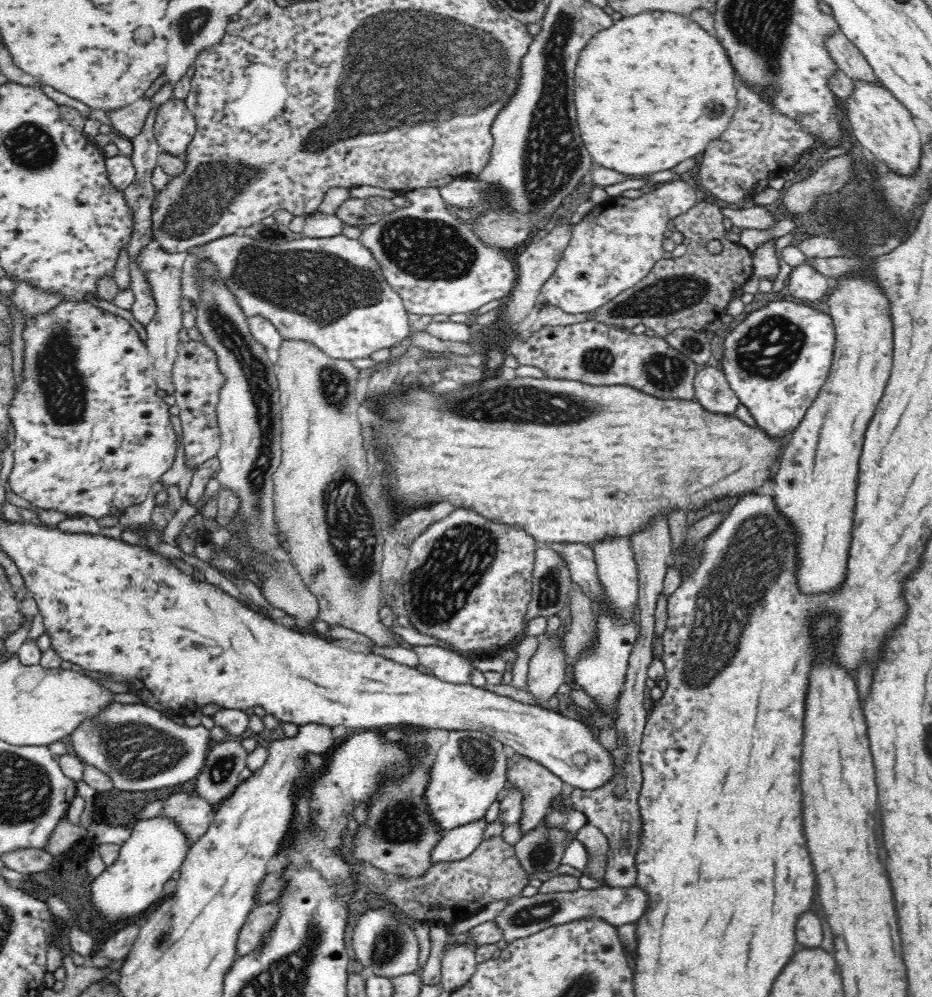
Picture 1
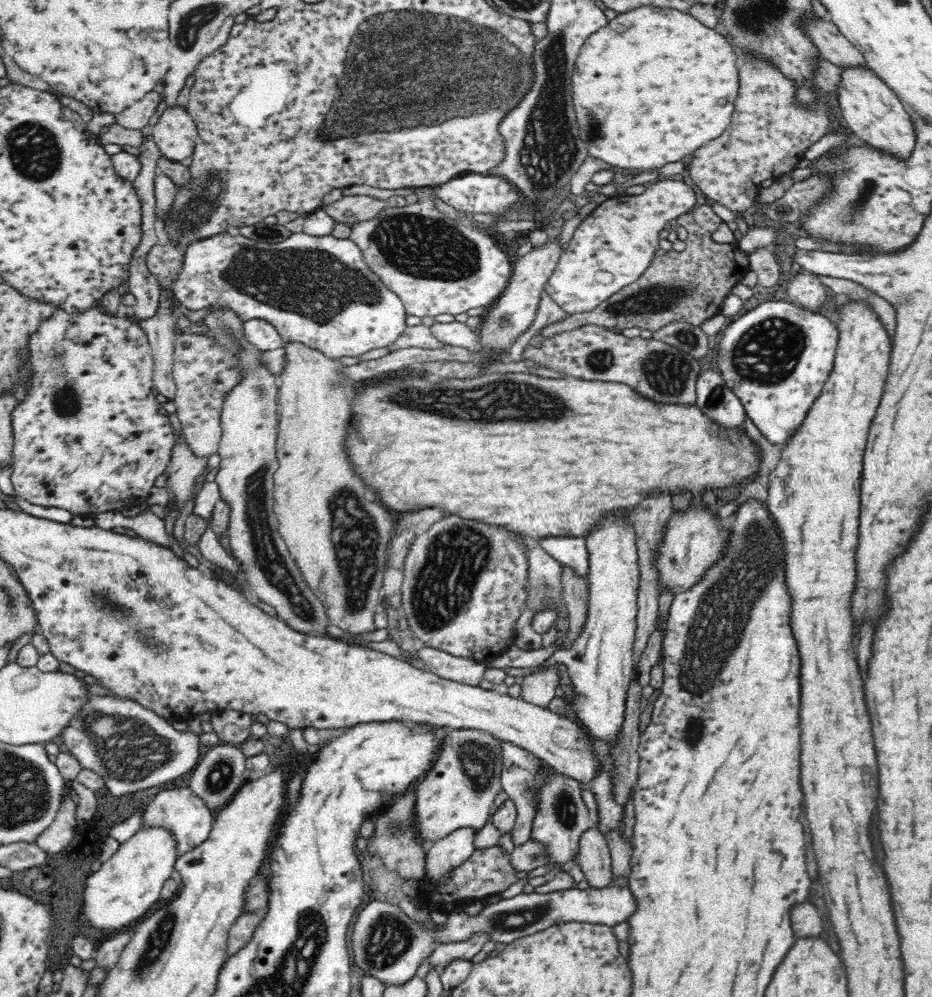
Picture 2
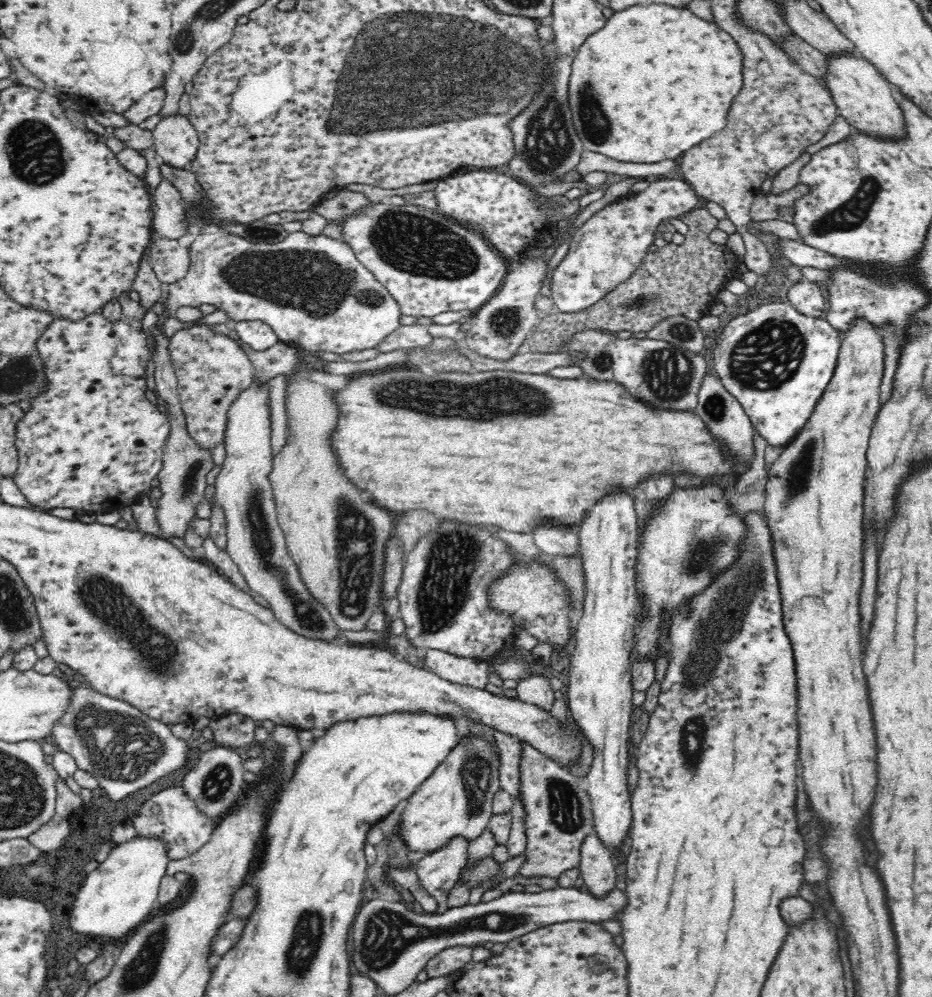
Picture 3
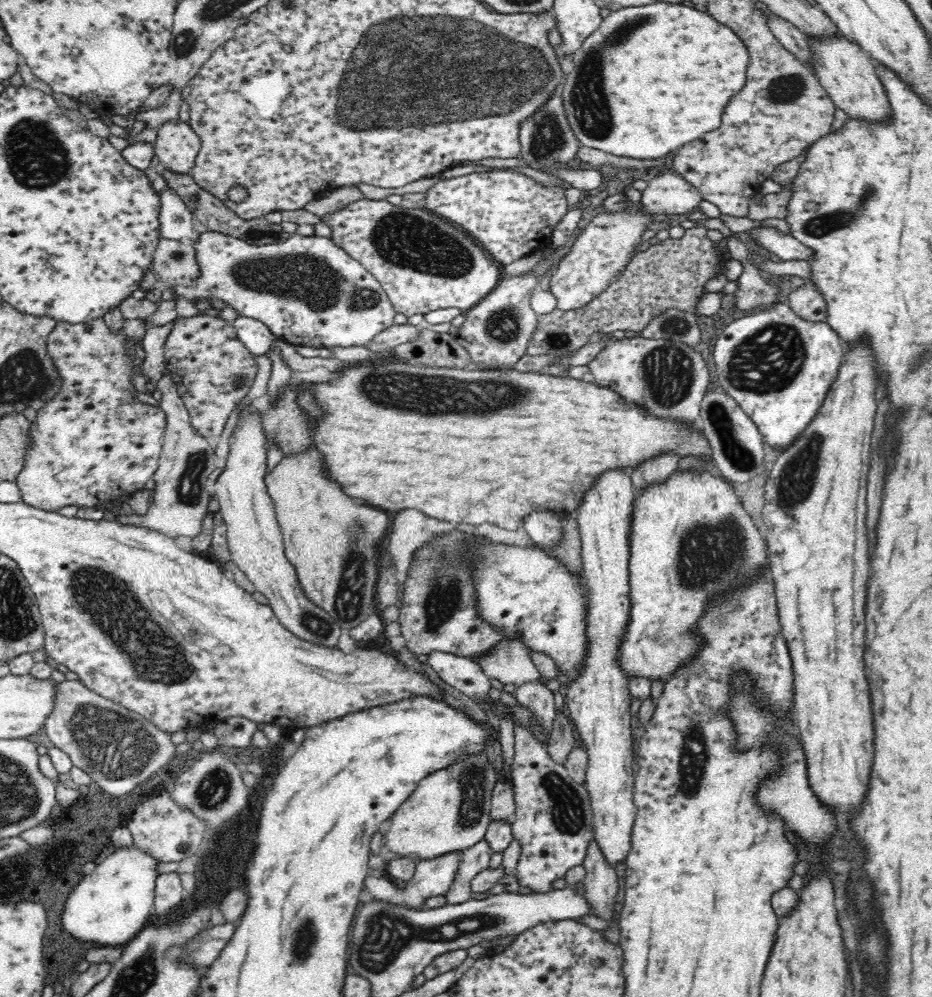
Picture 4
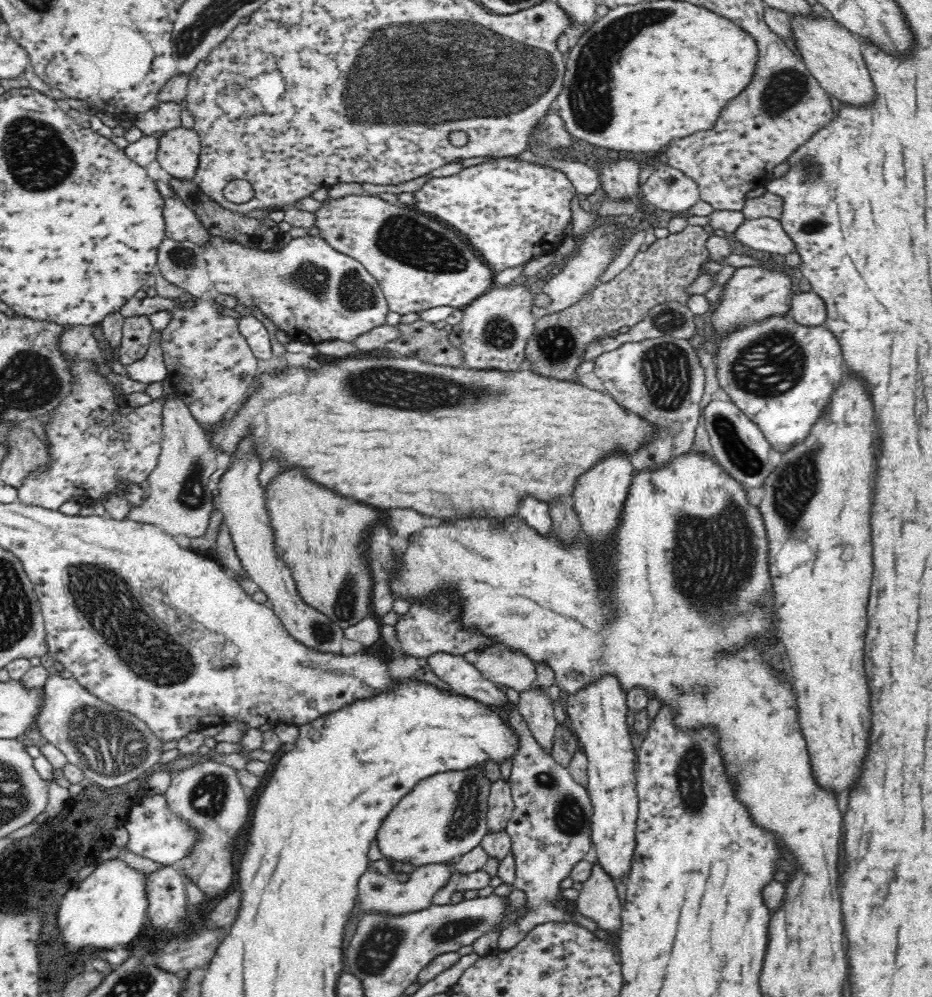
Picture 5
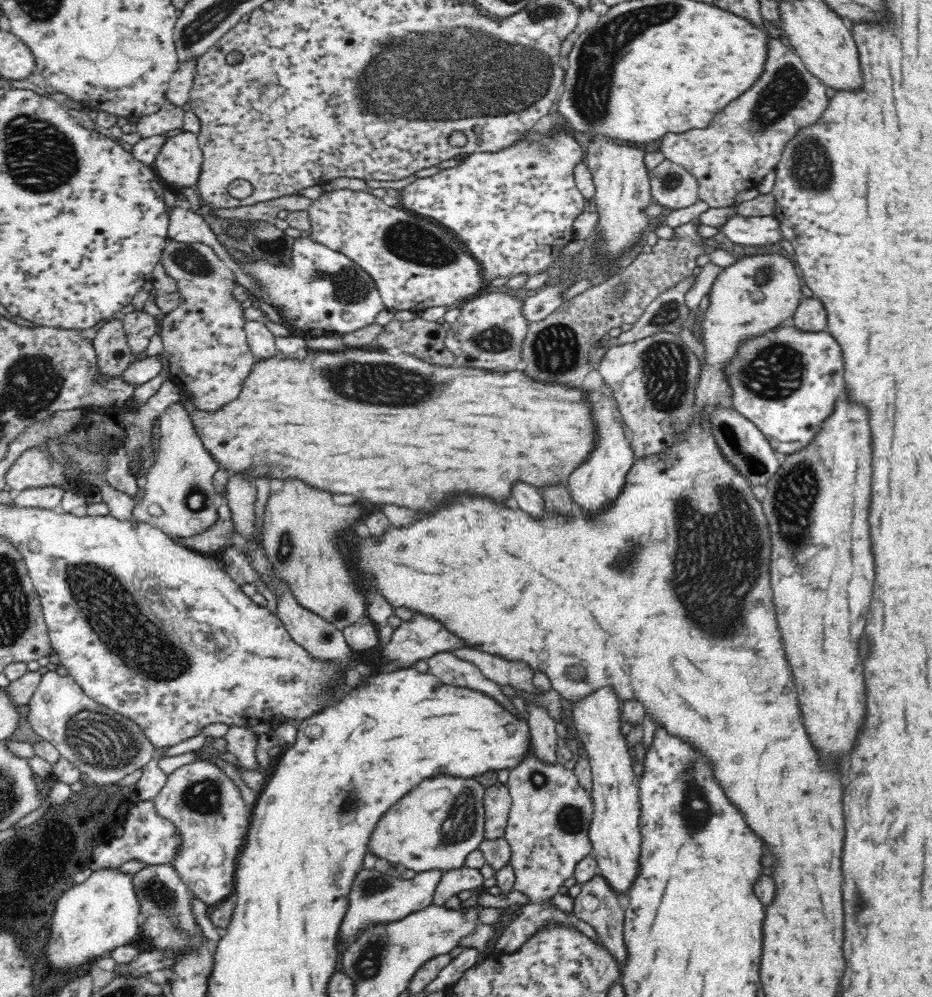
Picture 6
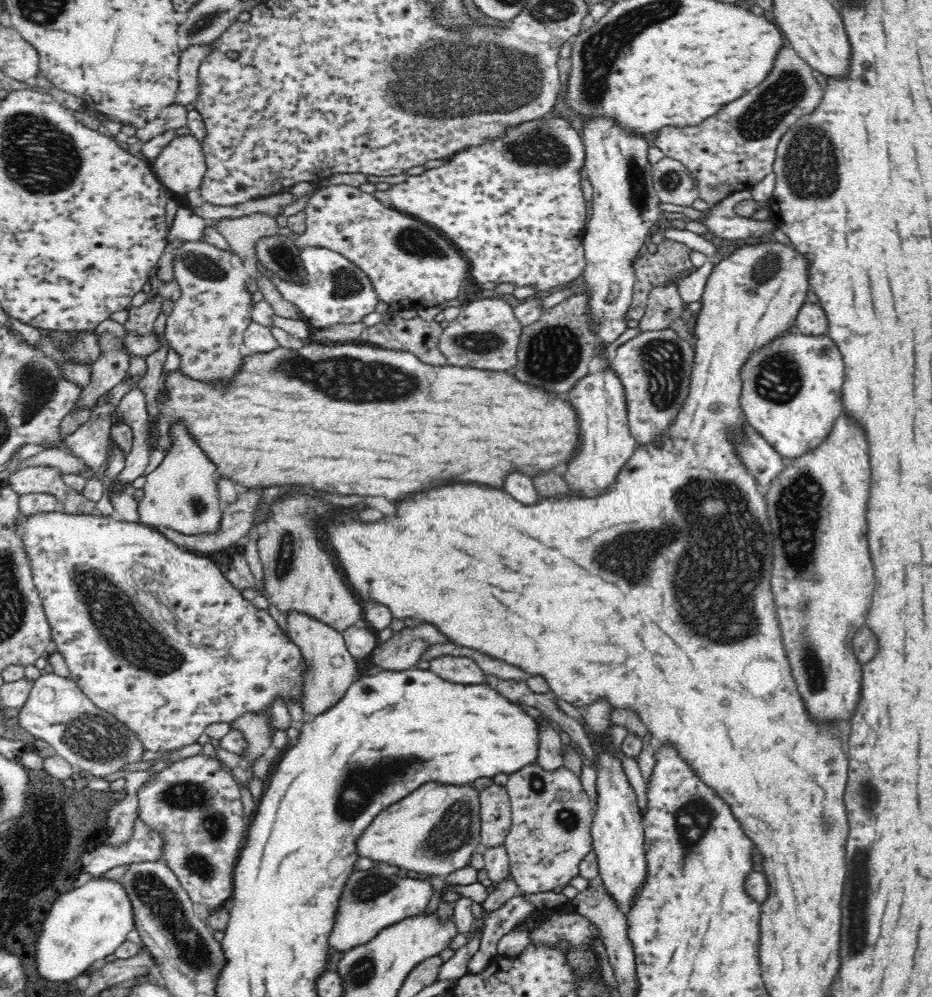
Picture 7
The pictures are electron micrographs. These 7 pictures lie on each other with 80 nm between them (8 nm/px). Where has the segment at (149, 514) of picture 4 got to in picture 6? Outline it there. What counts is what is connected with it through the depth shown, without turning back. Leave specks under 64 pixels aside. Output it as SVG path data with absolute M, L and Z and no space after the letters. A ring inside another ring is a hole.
M174 403L160 417L160 451L153 467L145 474L144 497L135 504L133 515L137 522L151 524L169 536L191 537L202 534L217 519L214 500L217 492L213 476L219 466L204 447L192 420L182 403Z

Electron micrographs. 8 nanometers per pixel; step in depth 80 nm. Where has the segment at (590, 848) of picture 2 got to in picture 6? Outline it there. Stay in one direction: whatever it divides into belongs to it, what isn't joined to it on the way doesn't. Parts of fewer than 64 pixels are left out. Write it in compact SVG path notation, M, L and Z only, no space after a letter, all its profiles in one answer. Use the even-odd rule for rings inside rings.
M600 874L591 878L588 882L581 883L582 892L574 898L573 913L581 921L587 922L594 927L597 932L598 942L604 945L612 957L618 962L621 980L624 972L624 966L628 962L628 949L624 942L623 928L625 921L624 909L620 909L617 894L611 889L606 879Z

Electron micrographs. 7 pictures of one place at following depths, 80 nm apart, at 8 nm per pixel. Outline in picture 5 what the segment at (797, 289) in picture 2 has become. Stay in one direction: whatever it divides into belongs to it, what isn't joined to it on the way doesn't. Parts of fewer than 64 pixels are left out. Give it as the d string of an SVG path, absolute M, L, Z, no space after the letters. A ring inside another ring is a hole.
M814 291L800 292L791 298L790 314L796 323L815 327L825 324L827 310L824 301Z

